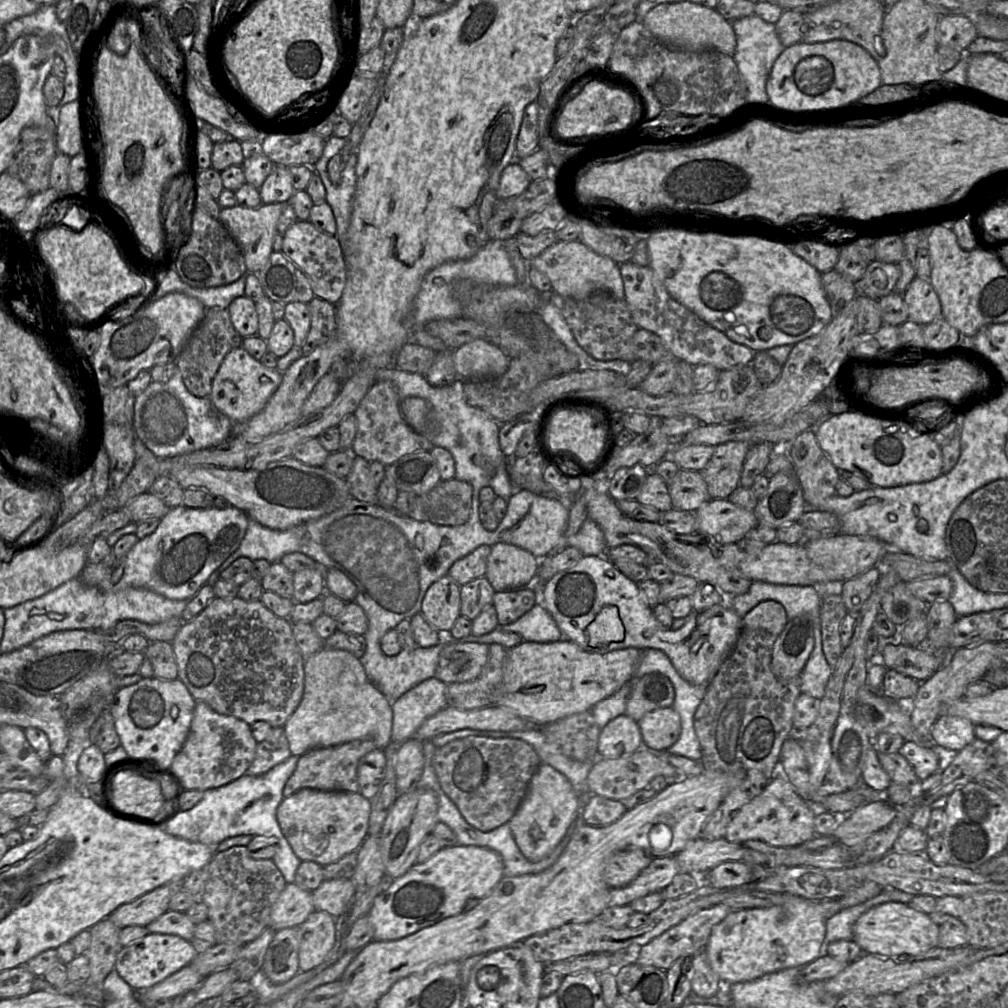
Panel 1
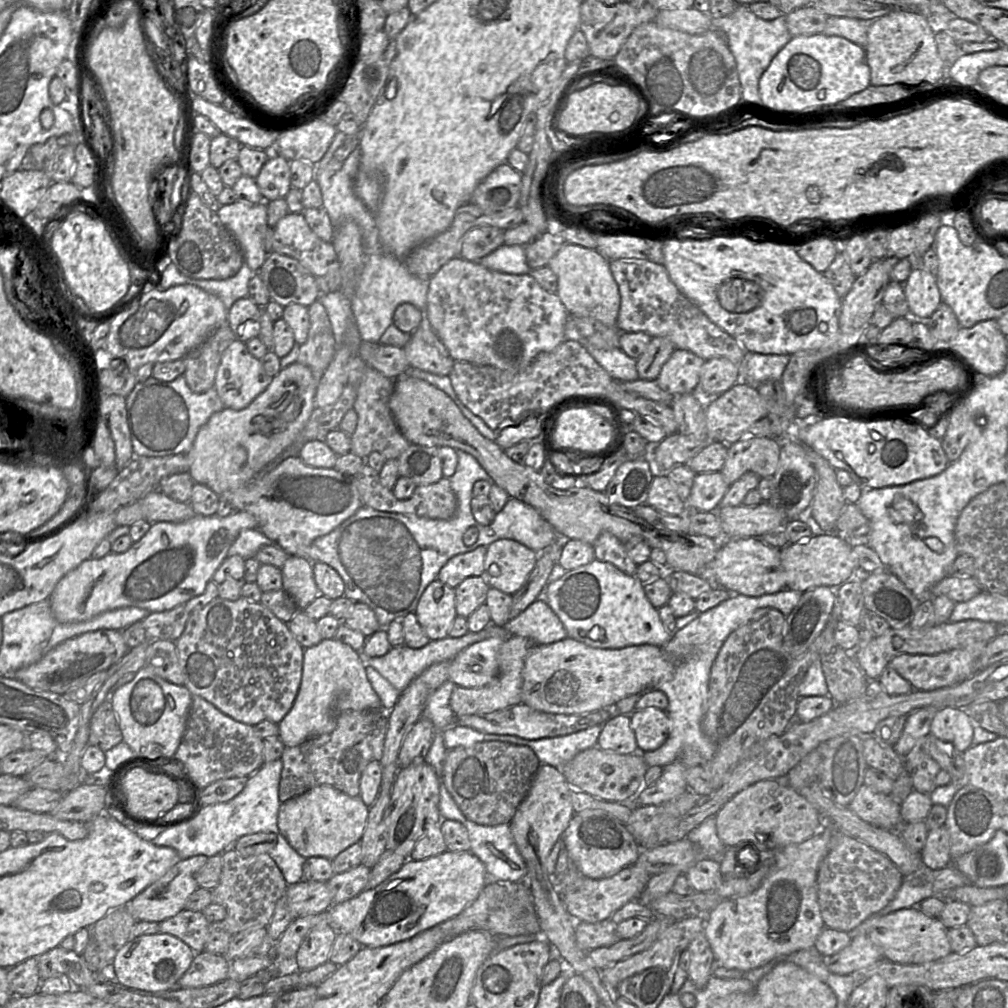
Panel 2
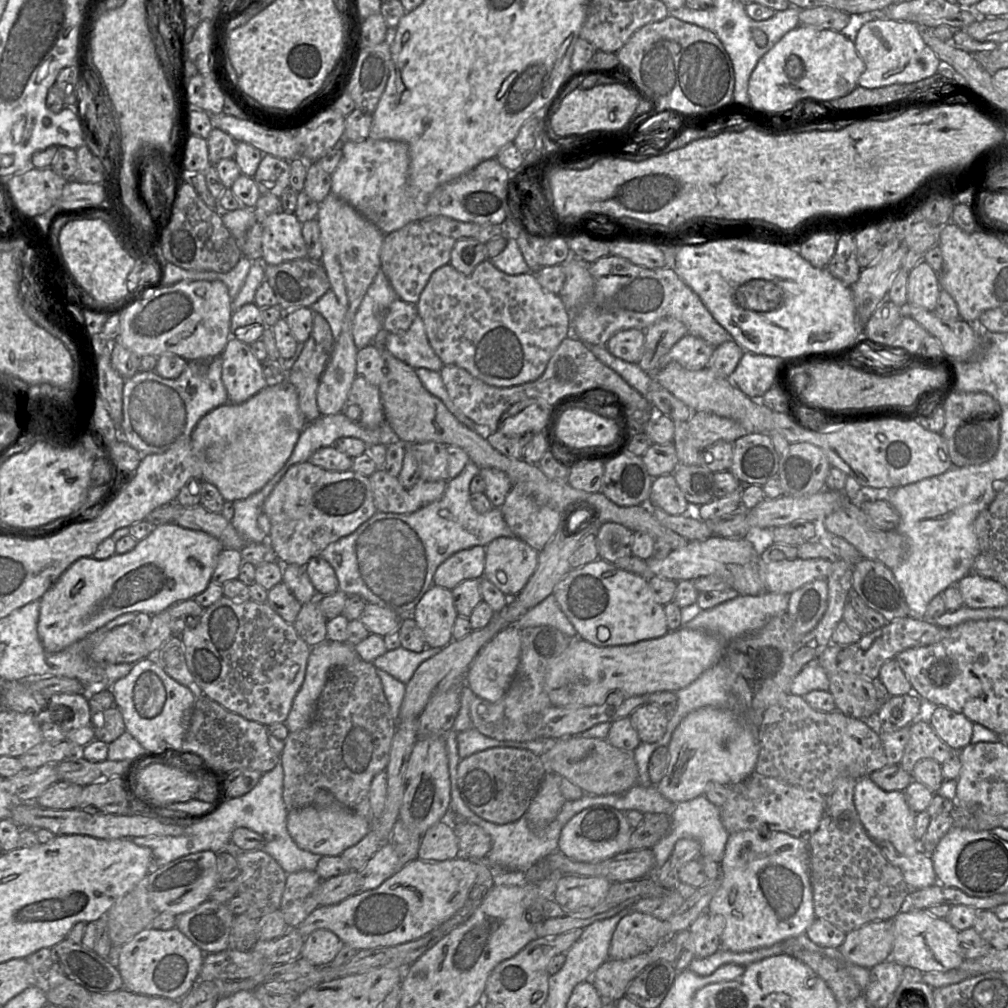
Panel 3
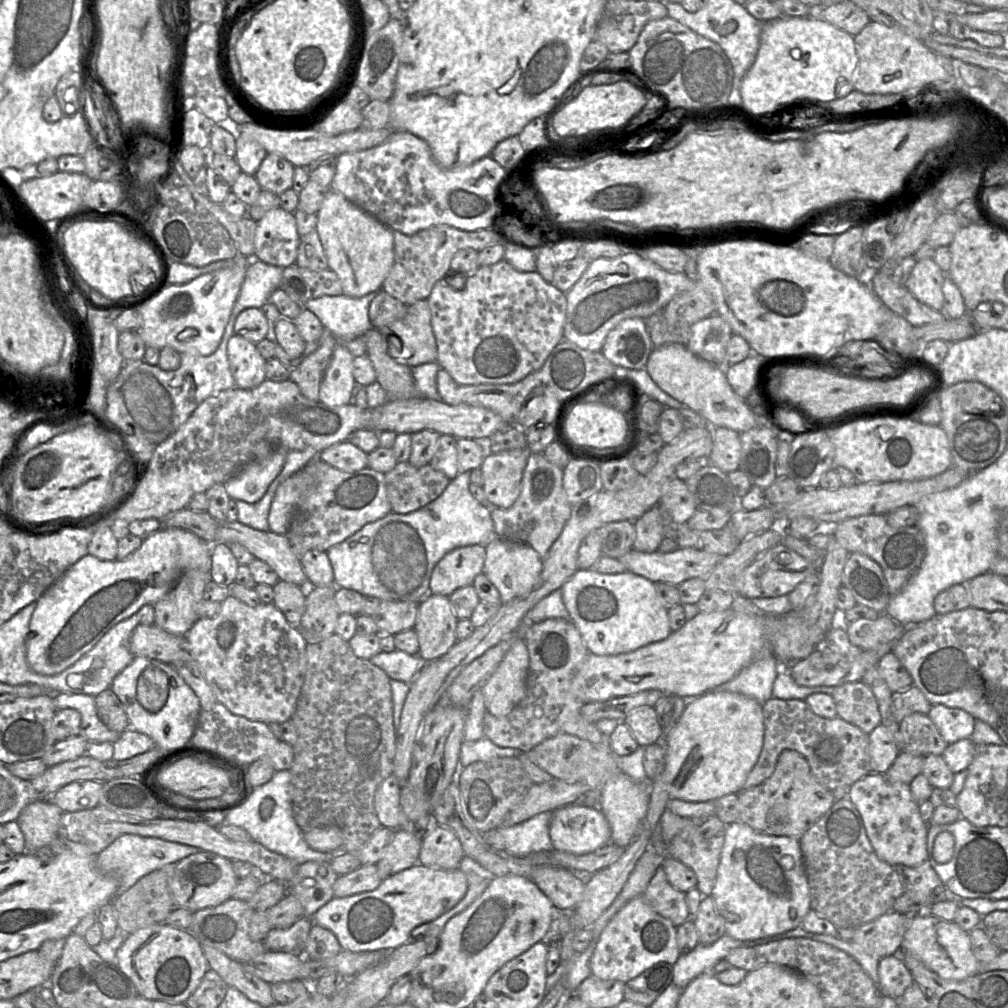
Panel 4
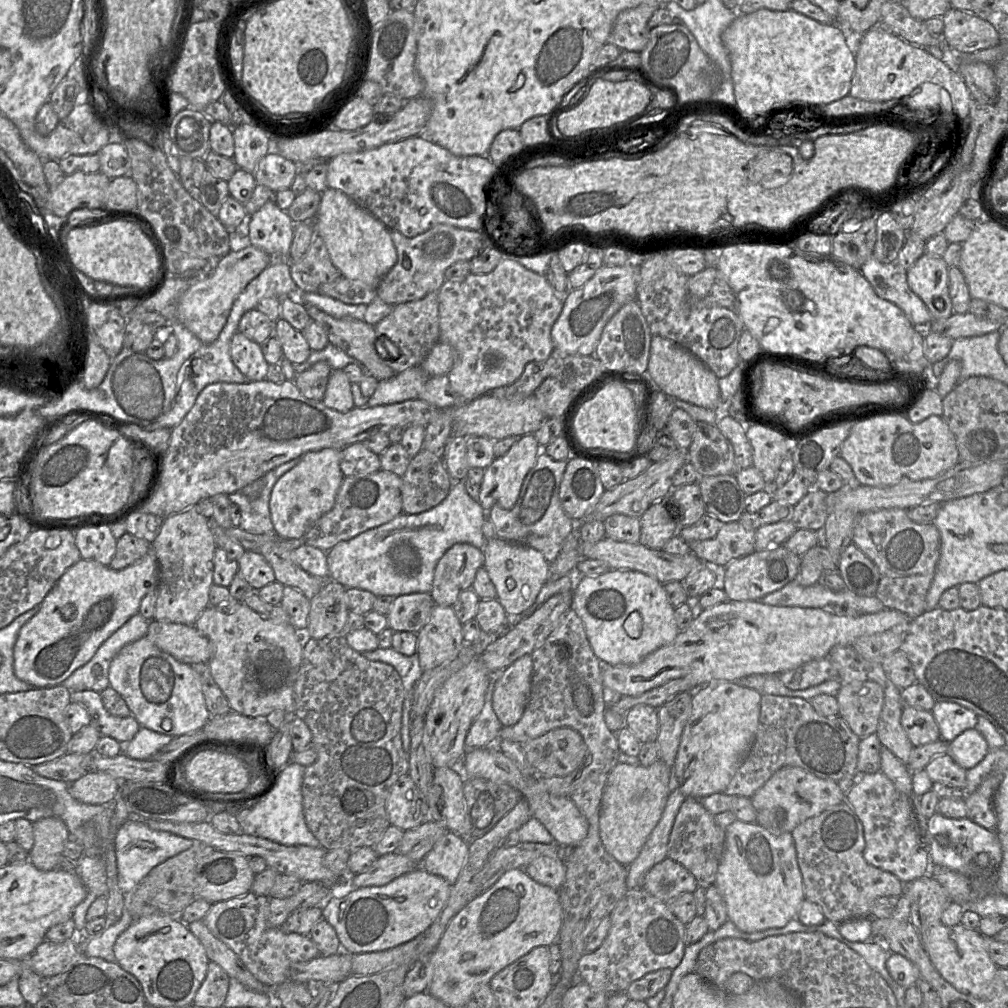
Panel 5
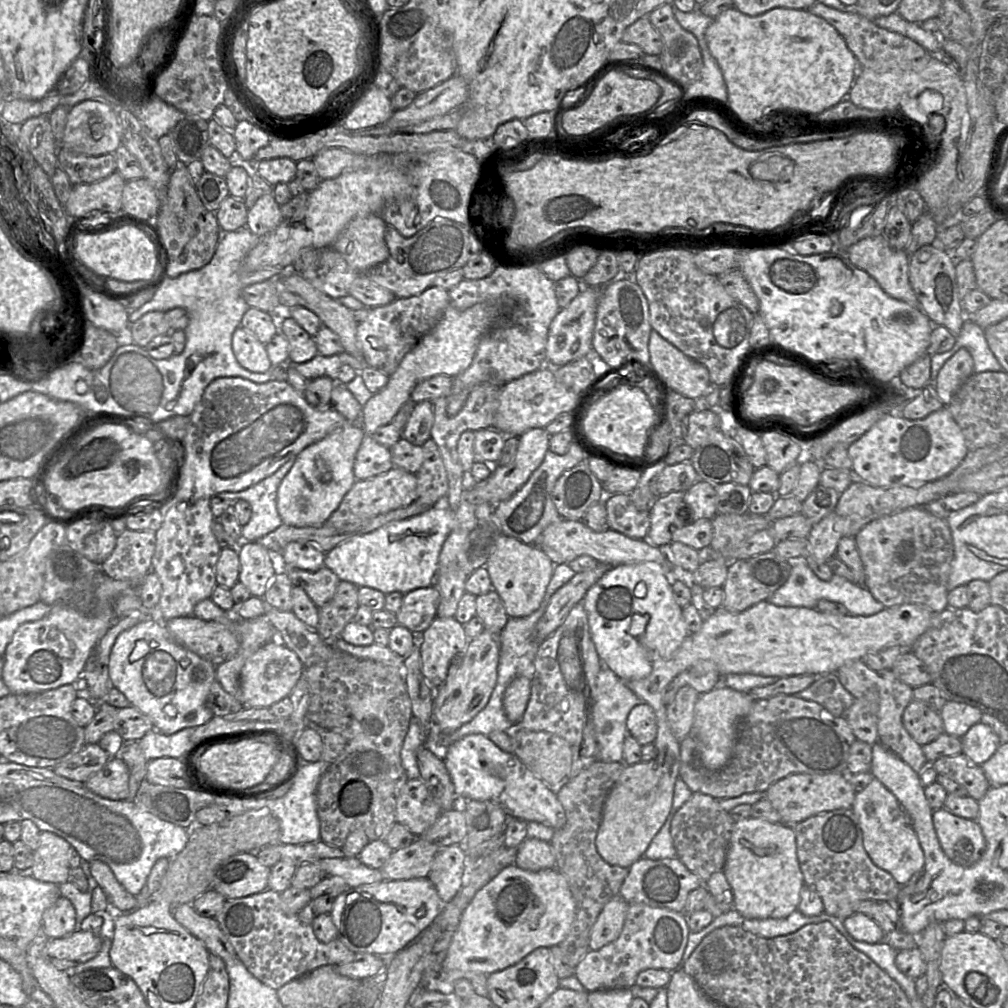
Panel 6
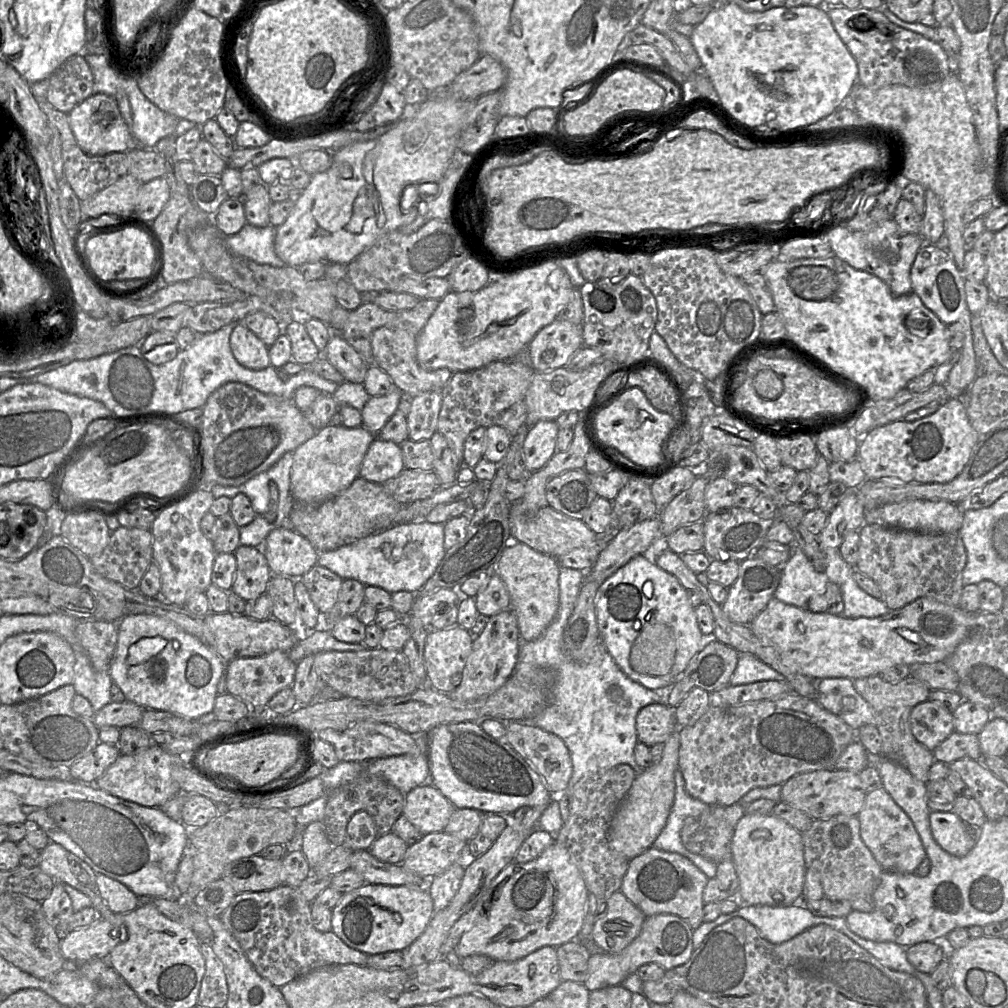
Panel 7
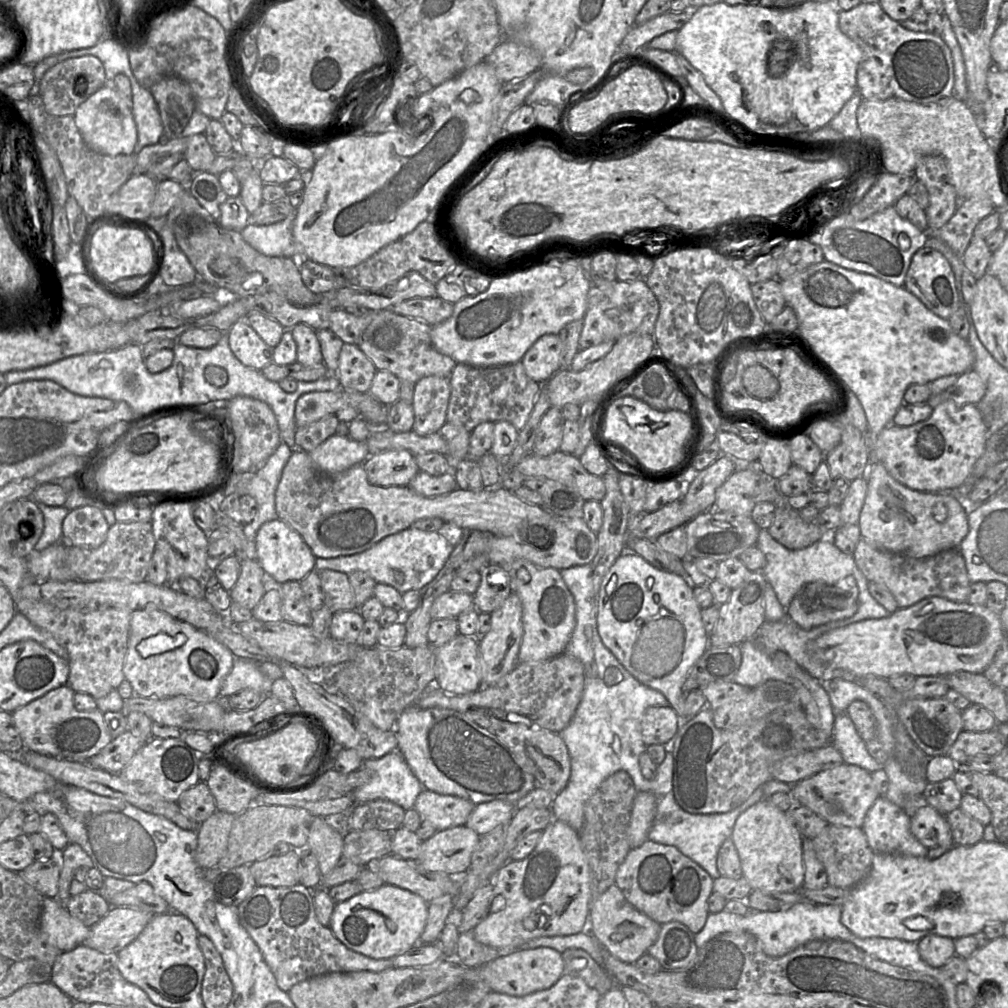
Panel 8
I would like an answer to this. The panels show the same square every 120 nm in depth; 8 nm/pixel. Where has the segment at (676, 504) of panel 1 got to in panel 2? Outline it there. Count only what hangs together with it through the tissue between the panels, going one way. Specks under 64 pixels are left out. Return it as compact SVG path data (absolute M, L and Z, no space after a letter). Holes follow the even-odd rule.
M720 471L697 473L690 495L684 500L685 513L686 509L689 511L715 512L729 487L730 485L726 483Z

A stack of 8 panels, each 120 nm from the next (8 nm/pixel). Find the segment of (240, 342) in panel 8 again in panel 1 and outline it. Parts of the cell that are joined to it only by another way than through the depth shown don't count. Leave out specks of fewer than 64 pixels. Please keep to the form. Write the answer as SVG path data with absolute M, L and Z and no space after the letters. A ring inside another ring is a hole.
M240 346L229 351L224 357L212 381L209 398L233 423L246 422L263 410L281 381L281 371L265 367Z

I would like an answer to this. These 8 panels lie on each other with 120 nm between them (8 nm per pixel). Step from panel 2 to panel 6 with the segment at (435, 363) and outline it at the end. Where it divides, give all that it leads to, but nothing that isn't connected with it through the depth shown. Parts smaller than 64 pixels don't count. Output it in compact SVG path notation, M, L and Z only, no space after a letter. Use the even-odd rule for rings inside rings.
M430 286L419 295L396 298L388 305L370 308L367 317L358 323L356 333L363 362L392 375L404 357L436 326L449 305L449 291Z

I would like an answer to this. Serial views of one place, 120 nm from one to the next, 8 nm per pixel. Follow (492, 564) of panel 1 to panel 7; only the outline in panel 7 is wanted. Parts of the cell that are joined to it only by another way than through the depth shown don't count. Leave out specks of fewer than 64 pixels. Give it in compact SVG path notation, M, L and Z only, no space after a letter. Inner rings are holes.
M512 541L503 551L495 570L504 582L510 600L510 607L517 618L521 641L539 638L556 616L559 606L558 560L540 553L528 545Z

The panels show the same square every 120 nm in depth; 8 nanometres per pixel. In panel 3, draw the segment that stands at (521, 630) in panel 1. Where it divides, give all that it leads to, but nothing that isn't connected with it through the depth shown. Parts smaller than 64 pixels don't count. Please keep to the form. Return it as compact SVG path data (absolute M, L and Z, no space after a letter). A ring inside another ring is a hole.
M552 594L535 607L528 610L515 625L519 629L536 626L551 626L571 639L578 638L574 626L561 610L555 596L552 597Z

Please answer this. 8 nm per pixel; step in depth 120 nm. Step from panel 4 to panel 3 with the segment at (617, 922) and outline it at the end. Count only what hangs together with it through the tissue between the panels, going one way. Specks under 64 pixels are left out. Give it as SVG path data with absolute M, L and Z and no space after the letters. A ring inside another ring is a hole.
M630 911L616 926L610 942L609 959L628 959L656 947L661 943L659 931L662 923L654 916Z

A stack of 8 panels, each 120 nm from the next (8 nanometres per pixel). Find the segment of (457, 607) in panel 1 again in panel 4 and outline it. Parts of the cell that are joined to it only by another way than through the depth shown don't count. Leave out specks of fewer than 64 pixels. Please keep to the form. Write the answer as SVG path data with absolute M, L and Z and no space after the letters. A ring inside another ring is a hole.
M428 593L418 605L414 626L419 641L418 655L431 662L447 653L458 641L458 620L448 596Z

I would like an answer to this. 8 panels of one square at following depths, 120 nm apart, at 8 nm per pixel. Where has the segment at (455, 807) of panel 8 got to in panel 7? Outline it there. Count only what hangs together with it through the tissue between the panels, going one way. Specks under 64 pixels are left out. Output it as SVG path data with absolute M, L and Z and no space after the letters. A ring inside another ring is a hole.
M432 784L417 786L404 797L403 815L424 834L443 832L455 809Z

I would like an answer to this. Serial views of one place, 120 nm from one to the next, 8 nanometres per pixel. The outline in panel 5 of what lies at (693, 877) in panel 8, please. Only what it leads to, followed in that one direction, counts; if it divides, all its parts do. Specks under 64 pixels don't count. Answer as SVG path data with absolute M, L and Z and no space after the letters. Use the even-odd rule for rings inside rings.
M667 857L647 872L641 888L665 903L682 893L693 893L698 884L682 864Z

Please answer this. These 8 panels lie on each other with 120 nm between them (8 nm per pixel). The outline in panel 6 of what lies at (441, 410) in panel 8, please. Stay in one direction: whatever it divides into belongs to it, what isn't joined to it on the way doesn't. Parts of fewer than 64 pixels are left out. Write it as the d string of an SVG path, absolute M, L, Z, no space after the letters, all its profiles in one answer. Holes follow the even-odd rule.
M432 401L417 403L402 431L402 437L411 444L421 446L431 438L434 424L434 404Z

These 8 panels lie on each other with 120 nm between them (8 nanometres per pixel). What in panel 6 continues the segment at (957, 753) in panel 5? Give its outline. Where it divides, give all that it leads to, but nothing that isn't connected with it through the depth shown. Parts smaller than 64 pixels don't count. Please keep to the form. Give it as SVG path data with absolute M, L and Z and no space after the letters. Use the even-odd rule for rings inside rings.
M982 722L973 725L961 742L962 754L979 766L989 760L1001 744L994 730Z

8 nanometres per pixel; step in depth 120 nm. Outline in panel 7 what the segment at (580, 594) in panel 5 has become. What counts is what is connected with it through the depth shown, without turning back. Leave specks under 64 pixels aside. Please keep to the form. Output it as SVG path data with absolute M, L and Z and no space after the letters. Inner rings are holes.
M644 555L632 558L599 586L595 614L600 637L615 663L631 680L650 690L673 686L706 639L711 637L700 631L695 609L679 580Z

